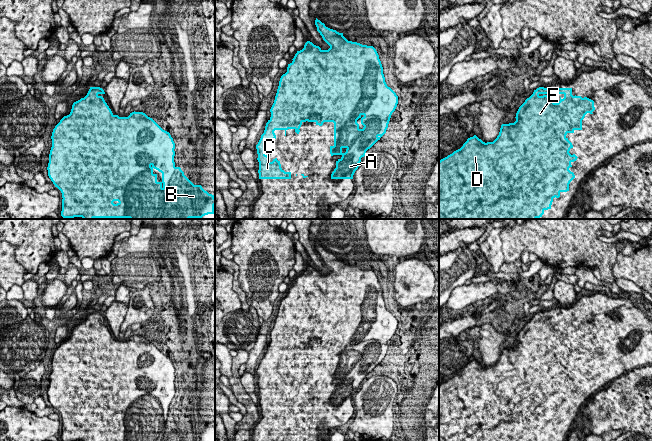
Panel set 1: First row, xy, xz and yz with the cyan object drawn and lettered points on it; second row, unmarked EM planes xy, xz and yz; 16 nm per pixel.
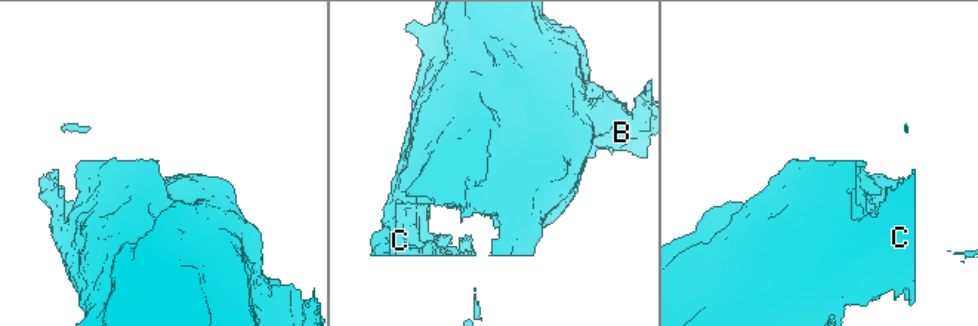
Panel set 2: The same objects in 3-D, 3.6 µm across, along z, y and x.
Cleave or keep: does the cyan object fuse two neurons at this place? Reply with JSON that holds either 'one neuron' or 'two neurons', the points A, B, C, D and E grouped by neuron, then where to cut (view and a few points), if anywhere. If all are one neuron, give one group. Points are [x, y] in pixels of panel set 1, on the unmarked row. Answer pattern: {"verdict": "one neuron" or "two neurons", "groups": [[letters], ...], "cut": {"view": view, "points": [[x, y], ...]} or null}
{"verdict": "one neuron", "groups": [["A", "B", "C", "D", "E"]], "cut": null}

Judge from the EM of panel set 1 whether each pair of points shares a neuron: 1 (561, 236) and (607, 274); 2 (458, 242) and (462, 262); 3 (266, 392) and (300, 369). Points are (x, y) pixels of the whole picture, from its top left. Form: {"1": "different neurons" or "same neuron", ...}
{"1": "same neuron", "2": "different neurons", "3": "same neuron"}

